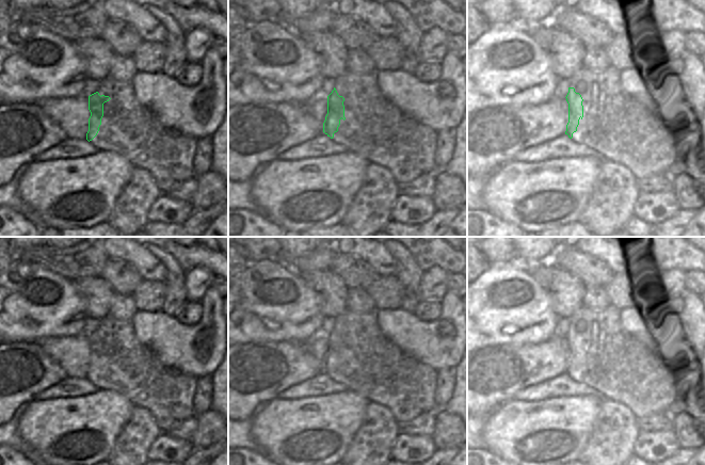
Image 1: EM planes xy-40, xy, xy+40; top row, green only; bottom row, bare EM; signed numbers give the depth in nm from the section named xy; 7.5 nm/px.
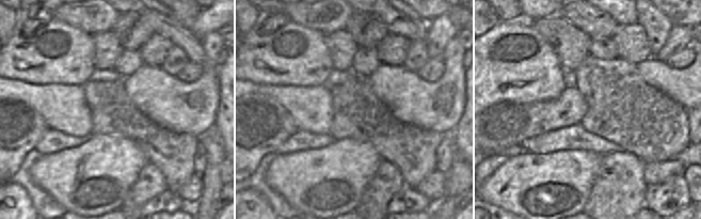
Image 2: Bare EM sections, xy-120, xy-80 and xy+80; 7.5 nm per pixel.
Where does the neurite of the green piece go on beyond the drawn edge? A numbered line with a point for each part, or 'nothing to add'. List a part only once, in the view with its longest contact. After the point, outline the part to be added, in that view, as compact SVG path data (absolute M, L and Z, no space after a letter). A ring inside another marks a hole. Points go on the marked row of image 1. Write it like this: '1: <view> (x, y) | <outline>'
nothing to add

